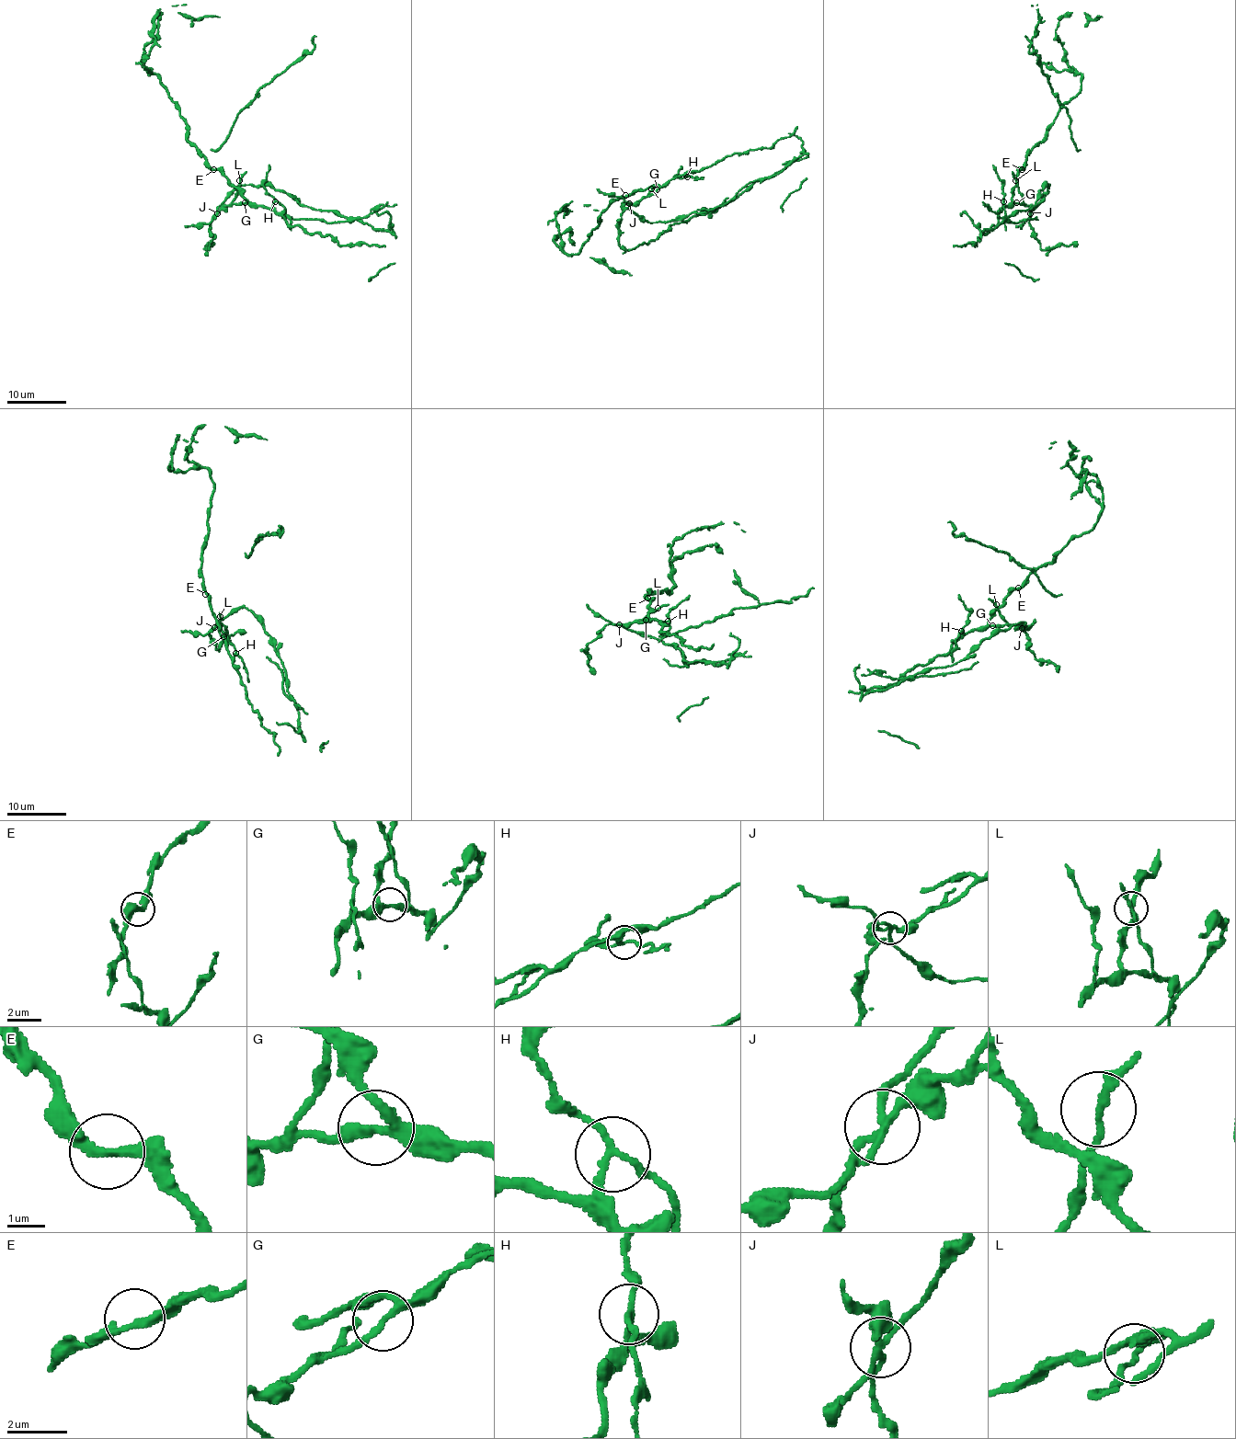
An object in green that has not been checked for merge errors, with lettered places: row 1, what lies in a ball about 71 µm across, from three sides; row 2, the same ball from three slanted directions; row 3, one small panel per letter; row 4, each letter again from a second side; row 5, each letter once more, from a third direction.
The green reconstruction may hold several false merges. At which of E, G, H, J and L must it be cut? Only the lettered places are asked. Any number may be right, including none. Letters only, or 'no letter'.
H, J

